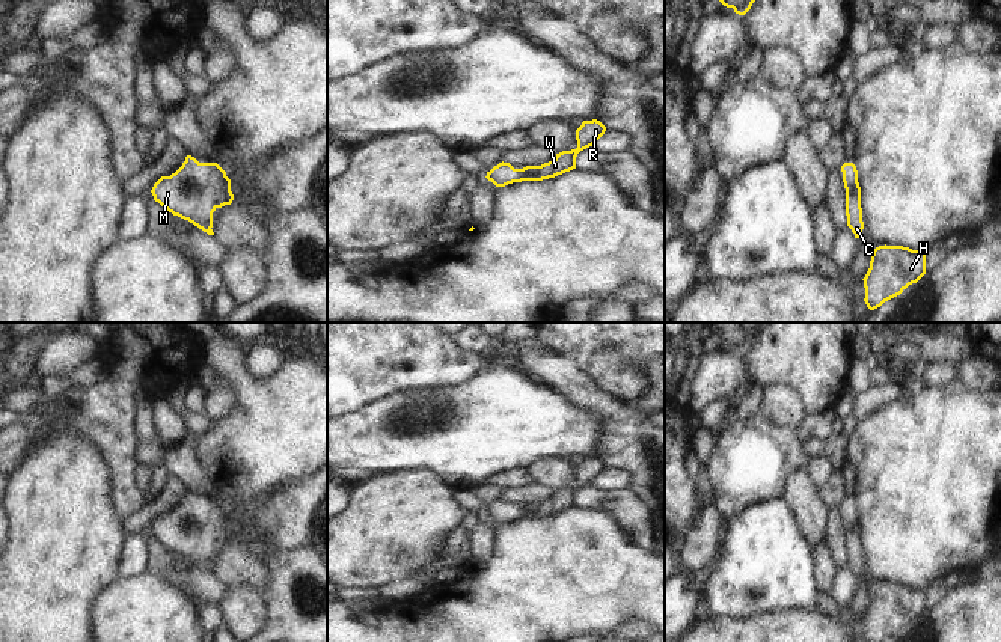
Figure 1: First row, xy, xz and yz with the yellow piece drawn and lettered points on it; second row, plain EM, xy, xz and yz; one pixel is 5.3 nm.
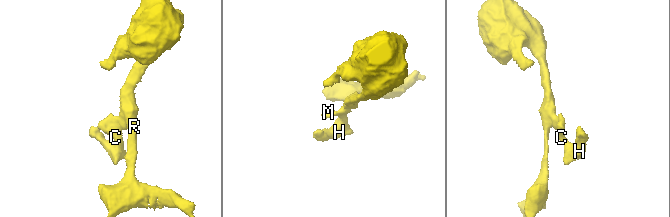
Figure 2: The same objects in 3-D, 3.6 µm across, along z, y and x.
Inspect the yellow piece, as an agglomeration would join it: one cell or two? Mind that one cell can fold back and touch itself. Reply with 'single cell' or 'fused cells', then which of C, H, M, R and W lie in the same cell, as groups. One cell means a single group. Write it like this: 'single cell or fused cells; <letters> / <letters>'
single cell; C H M R W

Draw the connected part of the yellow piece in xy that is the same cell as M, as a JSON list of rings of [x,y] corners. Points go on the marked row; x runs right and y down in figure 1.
[[[187,155],[170,176],[161,176],[151,190],[154,200],[173,216],[188,220],[208,235],[213,232],[213,212],[231,205],[231,179],[217,163],[199,163]]]

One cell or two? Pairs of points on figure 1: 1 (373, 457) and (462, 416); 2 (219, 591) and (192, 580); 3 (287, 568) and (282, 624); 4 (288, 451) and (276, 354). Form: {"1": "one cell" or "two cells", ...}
{"1": "one cell", "2": "one cell", "3": "one cell", "4": "two cells"}

